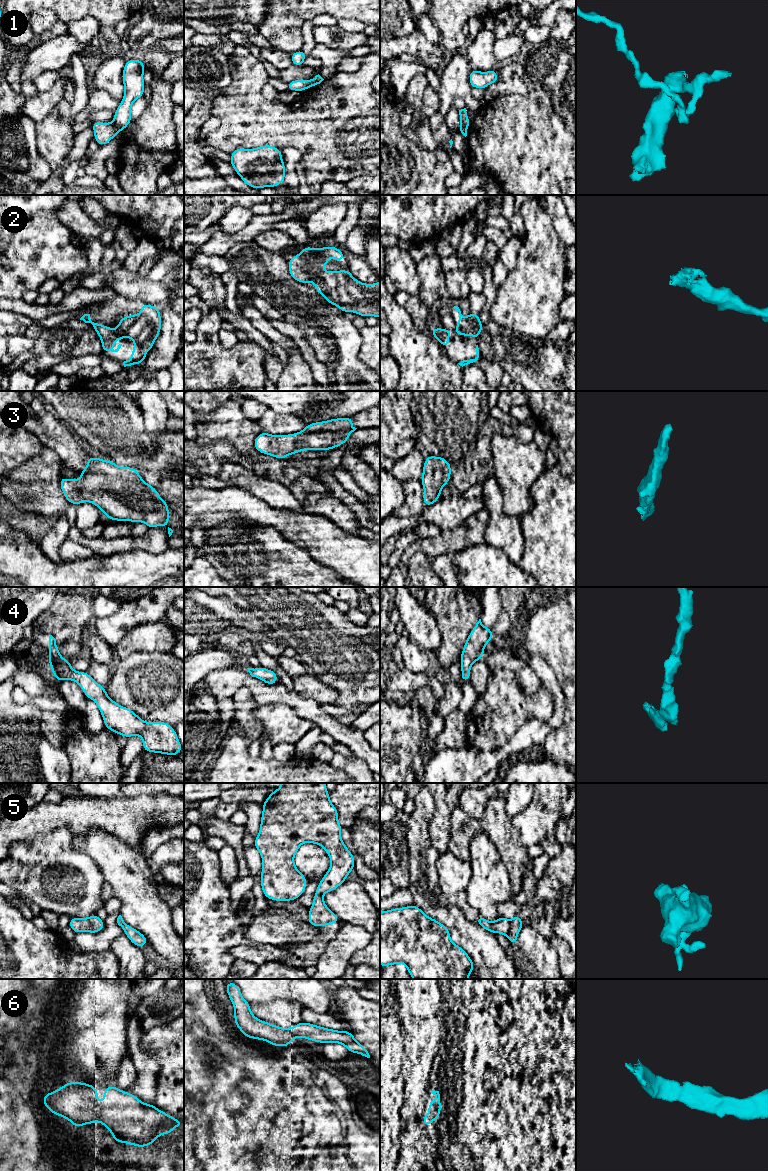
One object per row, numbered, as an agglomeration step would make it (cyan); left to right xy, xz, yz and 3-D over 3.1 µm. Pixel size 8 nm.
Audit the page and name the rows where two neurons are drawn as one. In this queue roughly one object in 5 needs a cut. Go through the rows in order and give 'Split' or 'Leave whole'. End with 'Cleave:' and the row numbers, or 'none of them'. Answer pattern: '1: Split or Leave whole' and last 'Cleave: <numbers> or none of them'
1: Split
2: Leave whole
3: Leave whole
4: Leave whole
5: Leave whole
6: Leave whole
Cleave: 1

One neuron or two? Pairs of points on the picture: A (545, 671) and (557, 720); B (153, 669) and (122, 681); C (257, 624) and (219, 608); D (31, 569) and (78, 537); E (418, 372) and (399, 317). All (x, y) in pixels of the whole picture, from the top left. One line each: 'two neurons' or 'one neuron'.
A: one neuron
B: one neuron
C: one neuron
D: two neurons
E: one neuron

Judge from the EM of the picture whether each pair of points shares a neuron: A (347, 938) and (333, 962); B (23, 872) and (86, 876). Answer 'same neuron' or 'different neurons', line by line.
A: same neuron
B: same neuron

